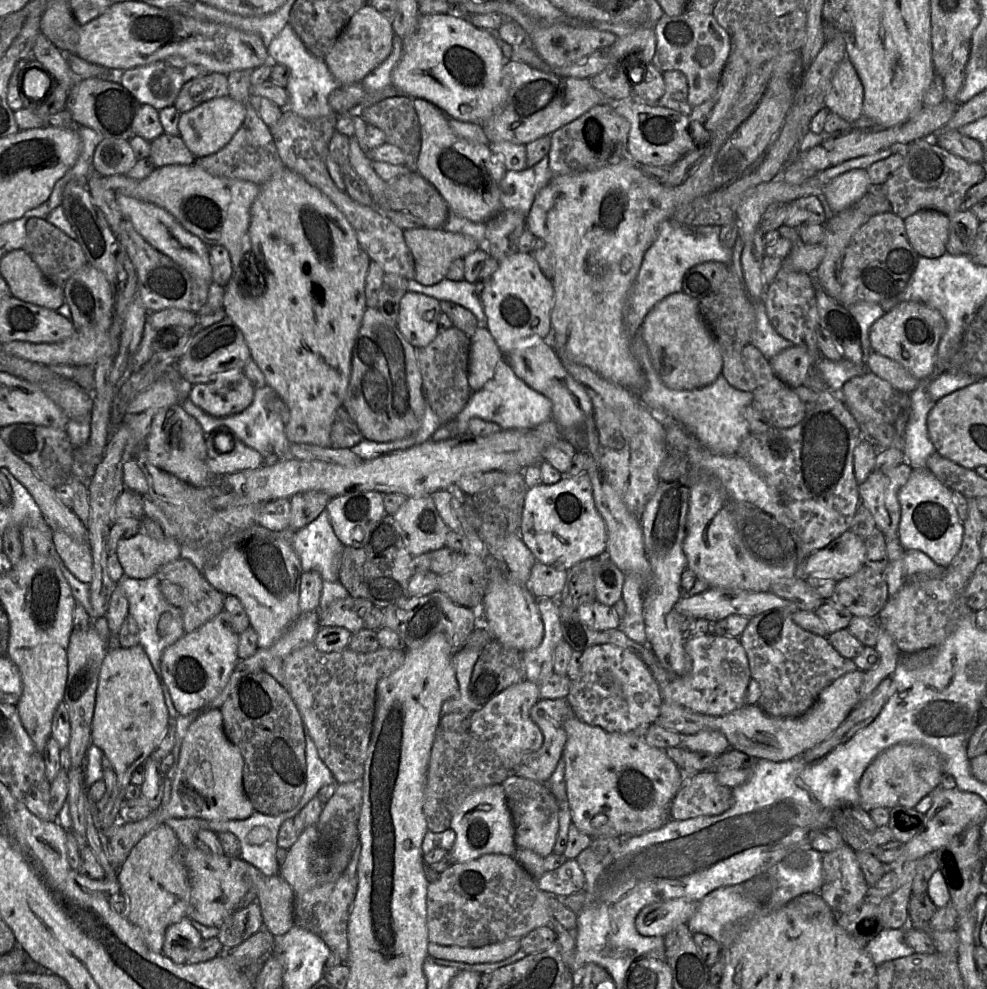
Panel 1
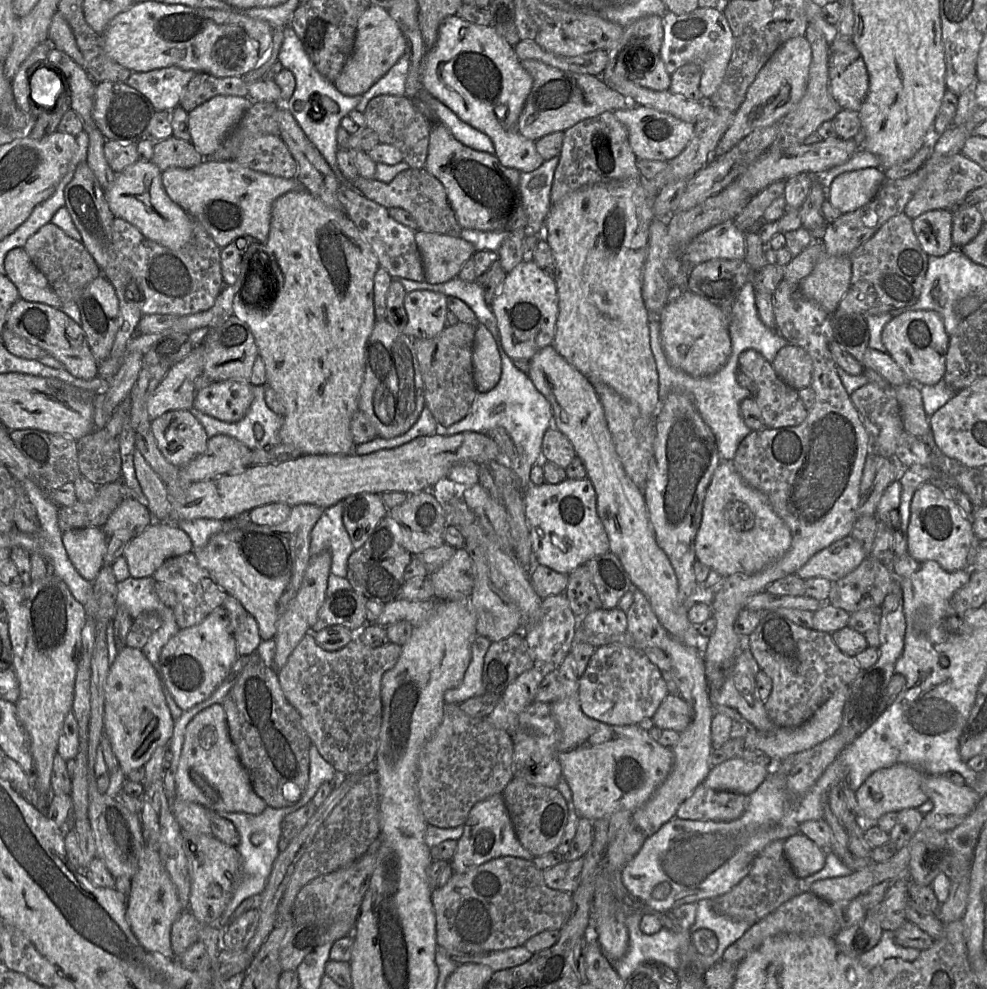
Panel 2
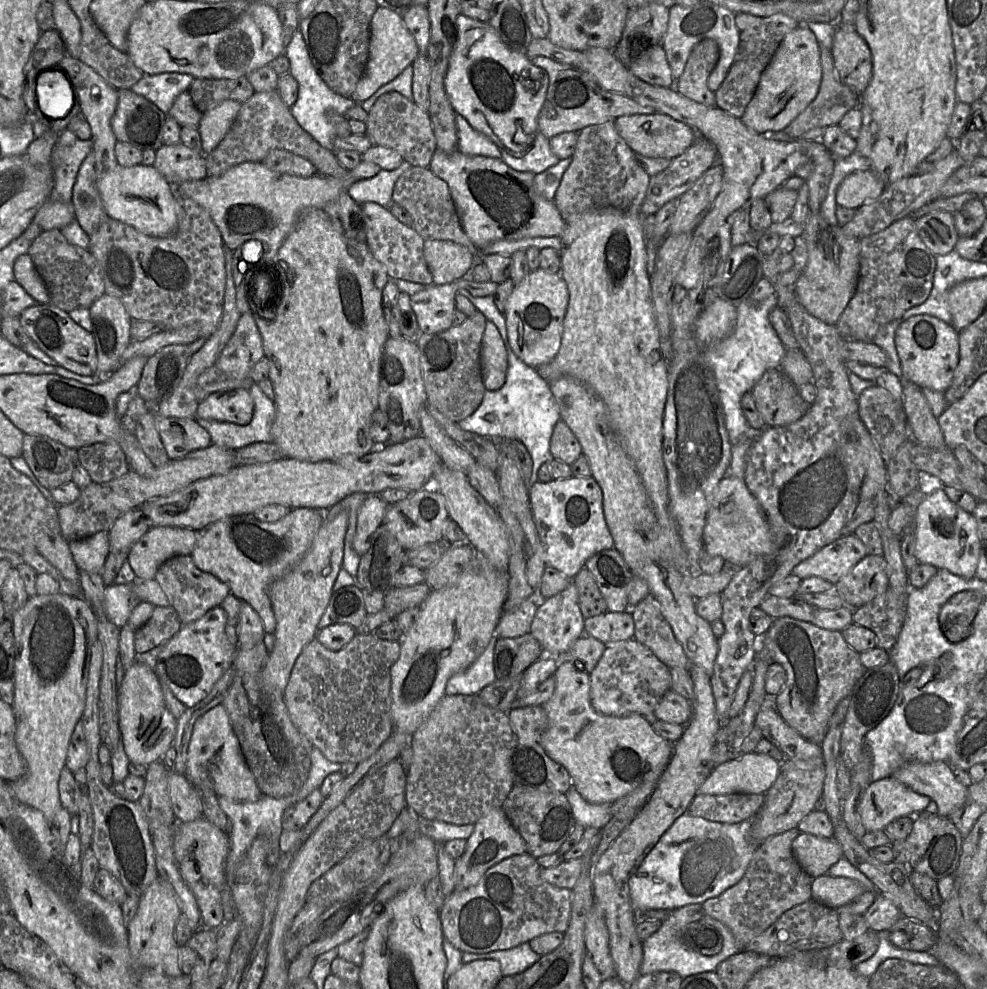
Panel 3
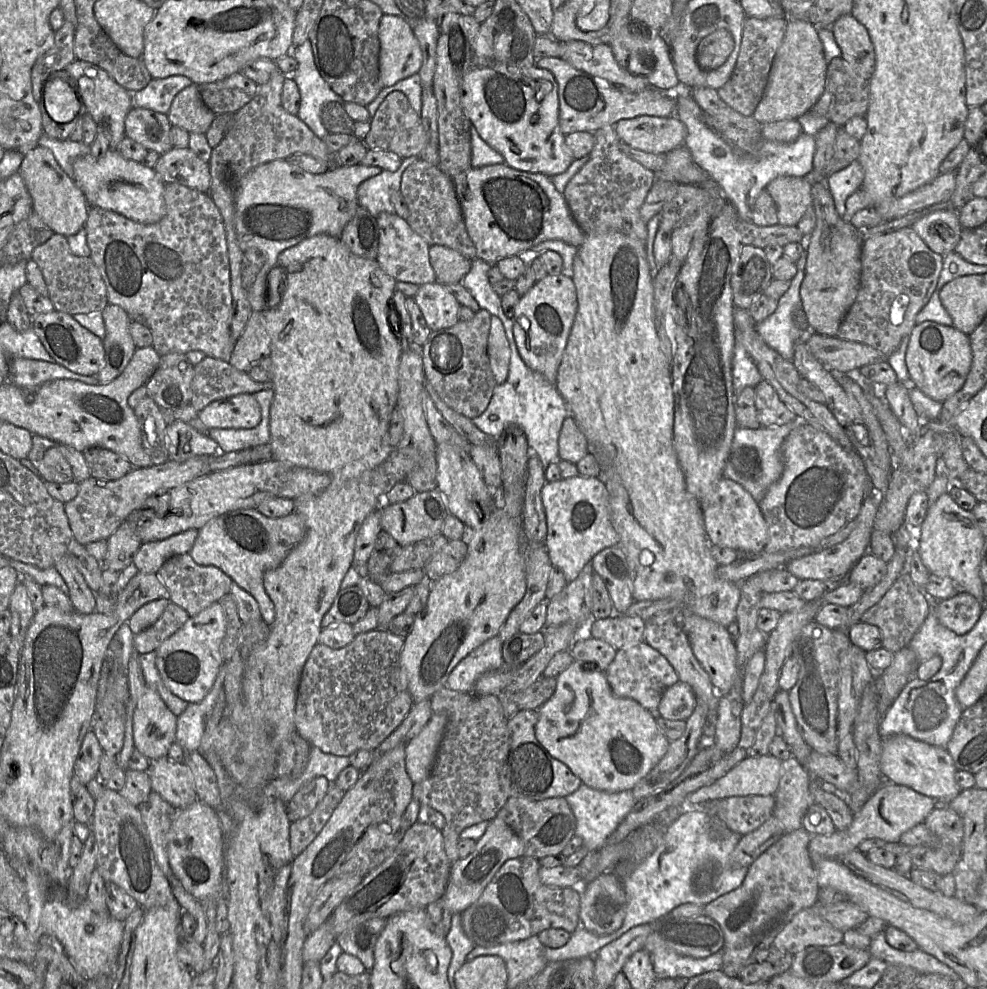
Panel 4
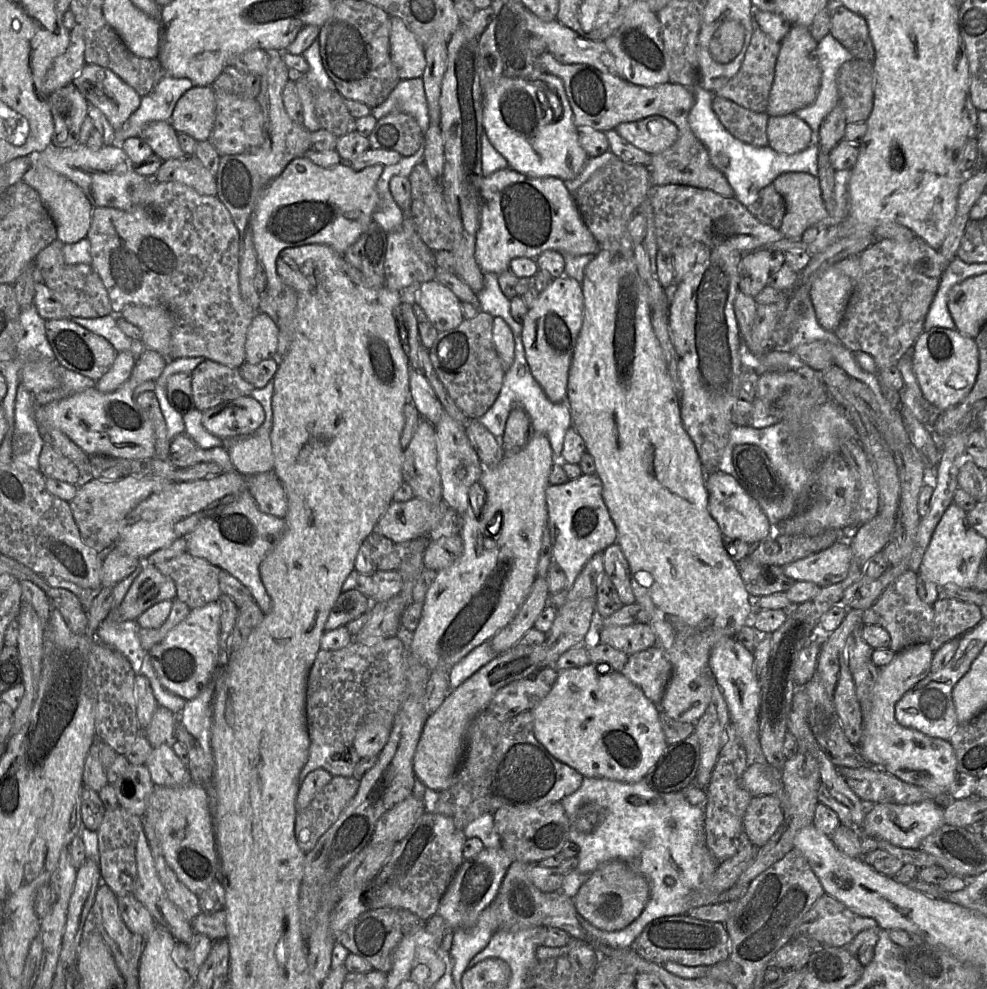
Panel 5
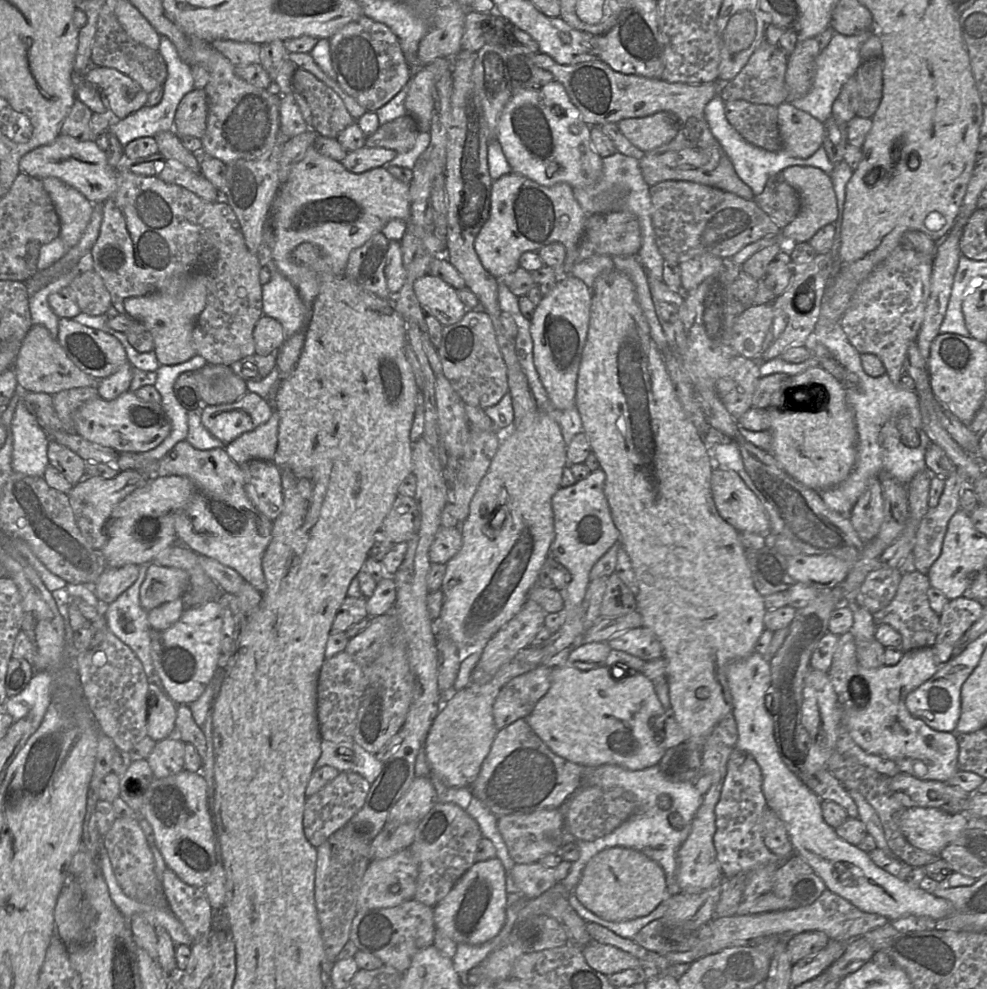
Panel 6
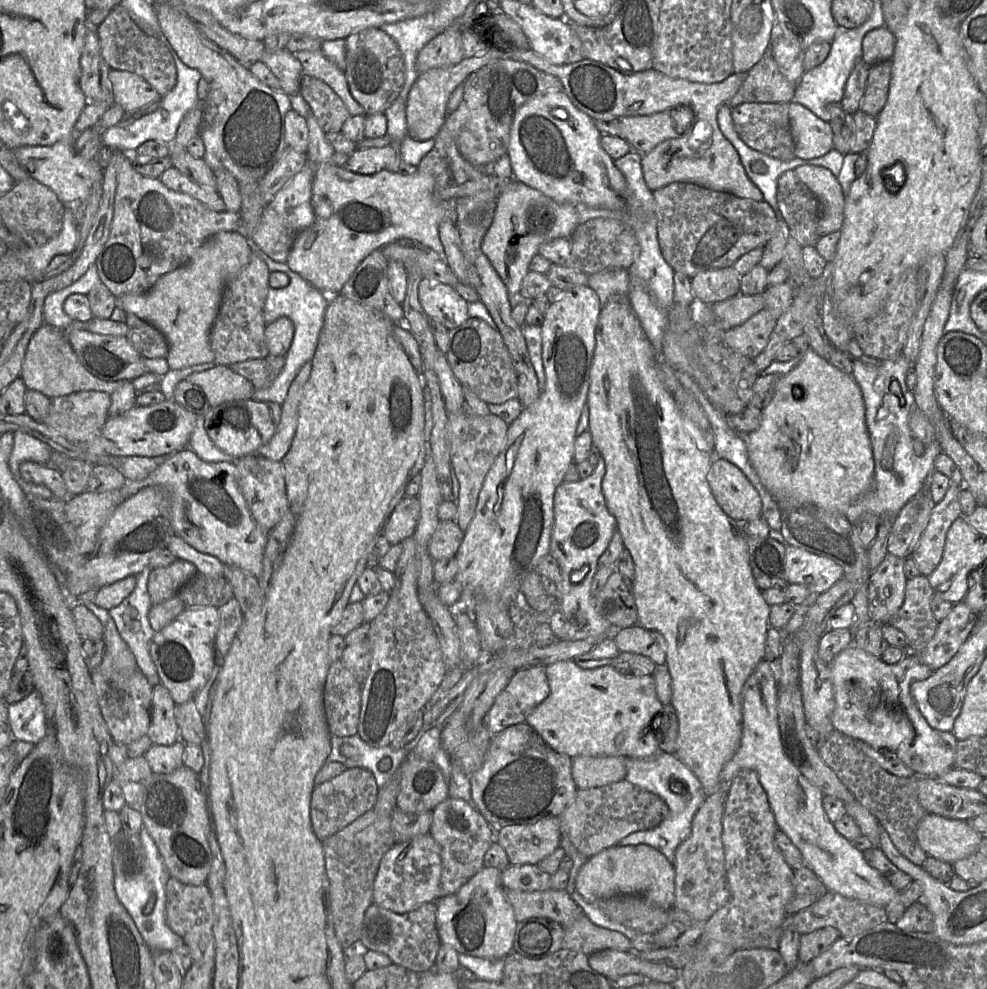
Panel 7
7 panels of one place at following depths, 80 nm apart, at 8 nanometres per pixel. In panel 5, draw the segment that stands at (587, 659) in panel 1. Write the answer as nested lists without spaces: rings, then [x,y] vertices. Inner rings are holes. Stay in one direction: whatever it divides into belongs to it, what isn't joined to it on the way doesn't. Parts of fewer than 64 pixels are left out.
[[[656,645],[629,655],[620,672],[659,707],[672,677],[672,664],[667,653]]]

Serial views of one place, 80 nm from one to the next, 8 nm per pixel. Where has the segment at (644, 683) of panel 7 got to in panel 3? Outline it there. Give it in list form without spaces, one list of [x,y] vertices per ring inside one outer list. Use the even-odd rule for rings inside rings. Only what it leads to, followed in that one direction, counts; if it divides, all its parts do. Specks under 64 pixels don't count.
[[[564,660],[556,669],[555,691],[542,705],[548,716],[548,724],[541,734],[540,744],[554,761],[566,768],[572,787],[585,800],[597,804],[613,803],[640,785],[658,780],[672,758],[673,744],[659,736],[643,715],[612,716],[596,711],[590,700],[590,673],[577,670],[575,663]]]

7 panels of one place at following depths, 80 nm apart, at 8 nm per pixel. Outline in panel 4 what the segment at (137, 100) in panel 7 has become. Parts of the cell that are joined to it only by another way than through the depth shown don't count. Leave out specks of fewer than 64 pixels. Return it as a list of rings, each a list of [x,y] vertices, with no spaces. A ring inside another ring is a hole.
[[[76,59],[64,71],[72,79],[87,114],[92,117],[99,129],[110,135],[109,150],[117,149],[120,141],[125,137],[125,119],[133,107],[132,93],[114,81],[105,70],[89,62]]]

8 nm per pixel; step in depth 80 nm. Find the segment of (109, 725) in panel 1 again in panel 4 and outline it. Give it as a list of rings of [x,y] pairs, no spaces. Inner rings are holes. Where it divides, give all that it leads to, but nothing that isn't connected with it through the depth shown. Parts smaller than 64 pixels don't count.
[[[147,687],[133,712],[135,748],[150,760],[167,756],[169,747],[176,740],[177,720],[178,717],[167,707],[160,695],[151,687]]]

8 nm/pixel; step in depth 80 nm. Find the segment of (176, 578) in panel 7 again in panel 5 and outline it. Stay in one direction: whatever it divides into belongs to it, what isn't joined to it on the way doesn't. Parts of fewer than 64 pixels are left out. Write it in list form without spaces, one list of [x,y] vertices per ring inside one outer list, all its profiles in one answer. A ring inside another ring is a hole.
[[[146,564],[120,604],[119,618],[123,621],[136,620],[153,605],[164,600],[174,600],[176,594],[174,581],[162,574],[155,565]]]

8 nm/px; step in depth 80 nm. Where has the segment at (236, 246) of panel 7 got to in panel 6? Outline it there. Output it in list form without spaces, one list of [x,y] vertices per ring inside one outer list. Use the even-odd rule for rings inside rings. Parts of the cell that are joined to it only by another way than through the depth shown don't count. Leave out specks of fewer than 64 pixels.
[[[199,270],[190,276],[179,289],[168,289],[125,300],[126,313],[143,324],[152,334],[154,353],[161,365],[180,364],[197,355],[192,333],[199,315],[206,306],[207,288],[208,272]]]

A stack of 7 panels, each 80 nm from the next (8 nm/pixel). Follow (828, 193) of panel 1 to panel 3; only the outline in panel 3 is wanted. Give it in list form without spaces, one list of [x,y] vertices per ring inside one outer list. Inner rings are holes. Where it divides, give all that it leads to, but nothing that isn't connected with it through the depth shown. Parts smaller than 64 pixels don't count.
[[[871,169],[857,171],[845,177],[839,185],[836,192],[836,203],[847,209],[858,209],[876,200],[884,188],[884,183]]]

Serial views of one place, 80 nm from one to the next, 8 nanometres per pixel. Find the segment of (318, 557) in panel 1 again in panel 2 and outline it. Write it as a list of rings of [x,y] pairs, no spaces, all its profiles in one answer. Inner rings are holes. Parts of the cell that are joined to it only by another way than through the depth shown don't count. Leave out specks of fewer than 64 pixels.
[[[343,501],[324,509],[311,531],[311,556],[325,550],[332,556],[331,574],[346,577],[348,559],[354,548],[343,524]]]

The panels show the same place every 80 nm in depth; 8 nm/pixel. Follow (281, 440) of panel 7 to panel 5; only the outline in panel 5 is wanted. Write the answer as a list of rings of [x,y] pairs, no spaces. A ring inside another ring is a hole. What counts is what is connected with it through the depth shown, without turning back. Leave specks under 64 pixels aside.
[[[271,429],[266,433],[252,433],[232,443],[228,449],[234,468],[244,476],[274,469]]]

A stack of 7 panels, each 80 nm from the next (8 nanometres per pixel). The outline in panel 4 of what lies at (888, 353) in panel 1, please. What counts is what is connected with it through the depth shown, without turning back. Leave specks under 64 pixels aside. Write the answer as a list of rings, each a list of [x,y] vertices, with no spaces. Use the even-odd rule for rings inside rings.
[[[933,321],[916,324],[909,335],[905,362],[913,386],[926,396],[943,403],[962,388],[971,369],[969,337],[953,326]]]

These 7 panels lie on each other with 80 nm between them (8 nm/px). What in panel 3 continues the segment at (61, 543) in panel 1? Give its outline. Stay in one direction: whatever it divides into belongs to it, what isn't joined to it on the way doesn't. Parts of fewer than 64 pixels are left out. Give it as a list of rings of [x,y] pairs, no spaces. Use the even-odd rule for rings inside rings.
[[[100,531],[90,537],[68,543],[80,571],[101,573],[110,553],[108,532]]]

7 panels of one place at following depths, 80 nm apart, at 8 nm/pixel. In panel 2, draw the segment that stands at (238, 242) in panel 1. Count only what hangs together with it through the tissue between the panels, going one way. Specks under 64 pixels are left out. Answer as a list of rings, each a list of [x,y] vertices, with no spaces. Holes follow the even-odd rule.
[[[205,160],[200,163],[199,165],[183,169],[183,168],[170,168],[162,172],[162,181],[163,186],[167,195],[173,200],[176,204],[178,204],[184,211],[186,211],[191,218],[199,221],[205,230],[209,233],[209,235],[213,238],[215,243],[222,249],[229,244],[235,242],[237,239],[245,239],[246,246],[242,249],[242,261],[244,260],[245,255],[252,255],[256,250],[264,253],[264,249],[266,250],[266,244],[268,240],[269,230],[270,230],[270,222],[271,222],[271,212],[275,201],[282,195],[291,192],[305,189],[303,184],[297,178],[282,178],[276,177],[272,175],[268,175],[262,172],[258,172],[252,170],[244,165],[239,164],[236,161],[212,161],[212,160]]]

